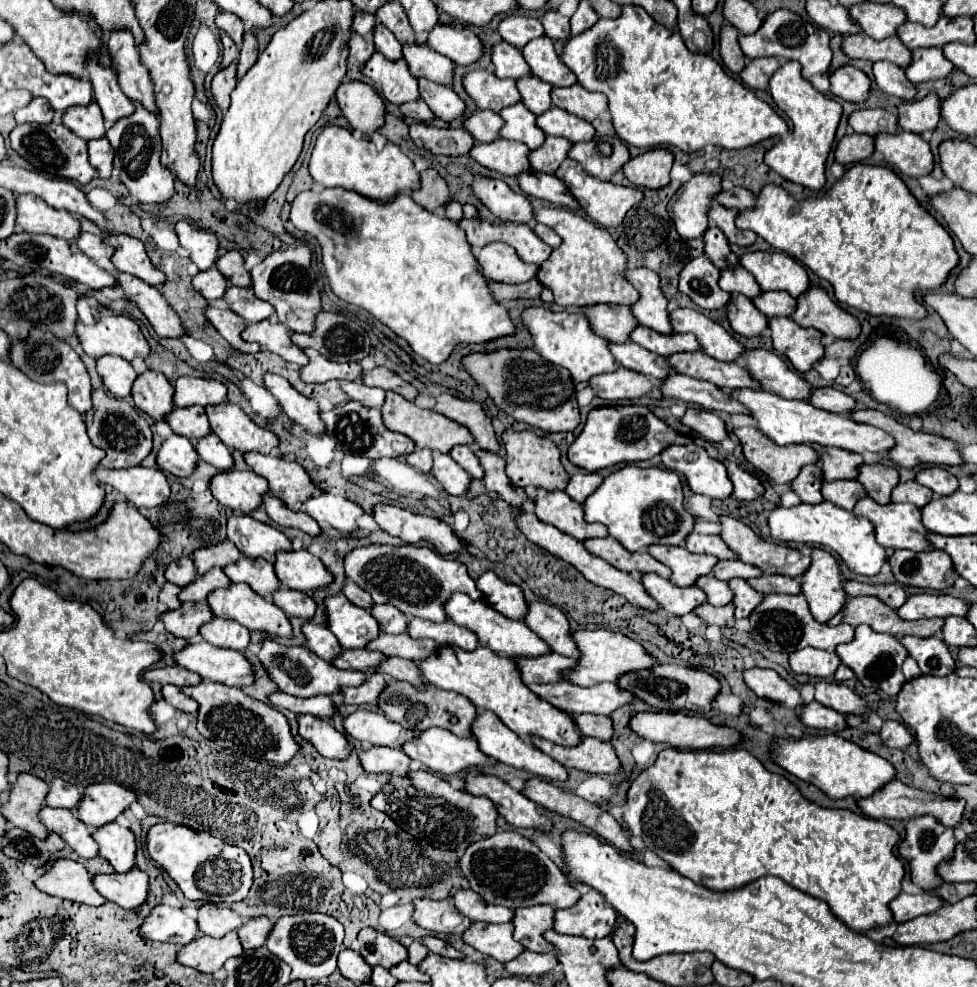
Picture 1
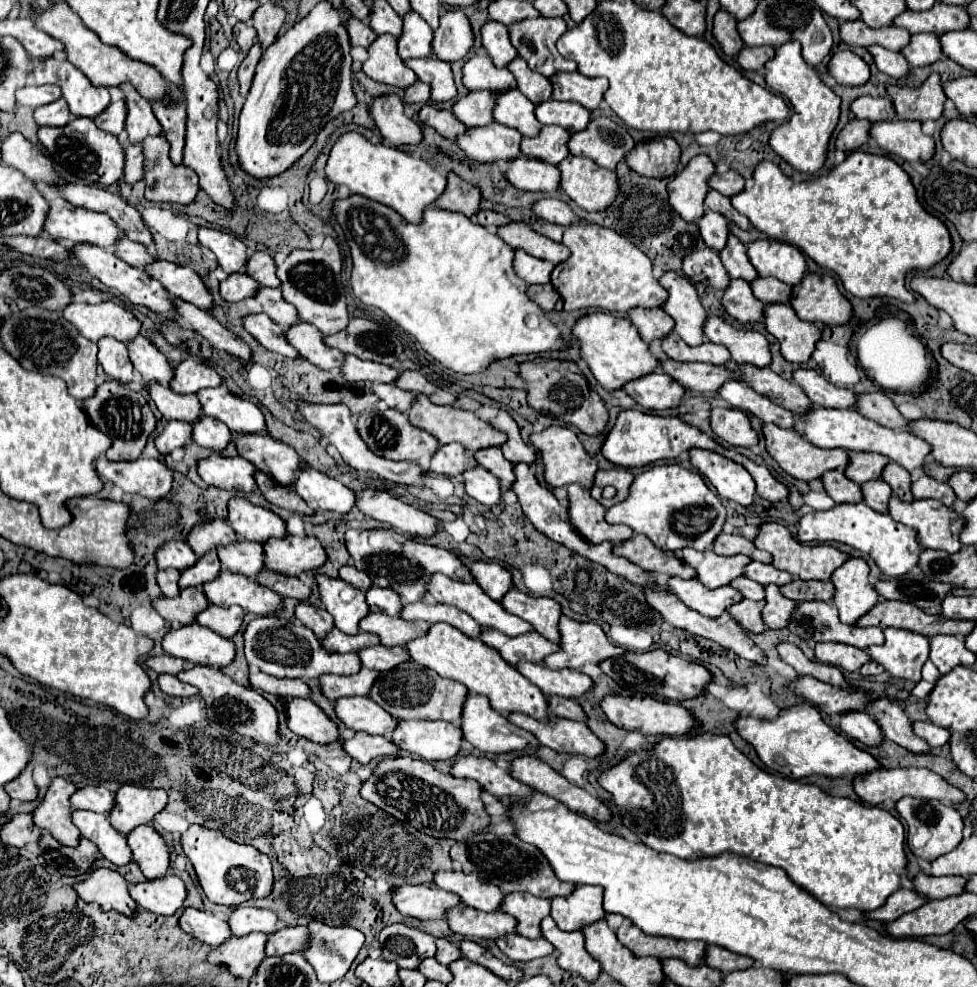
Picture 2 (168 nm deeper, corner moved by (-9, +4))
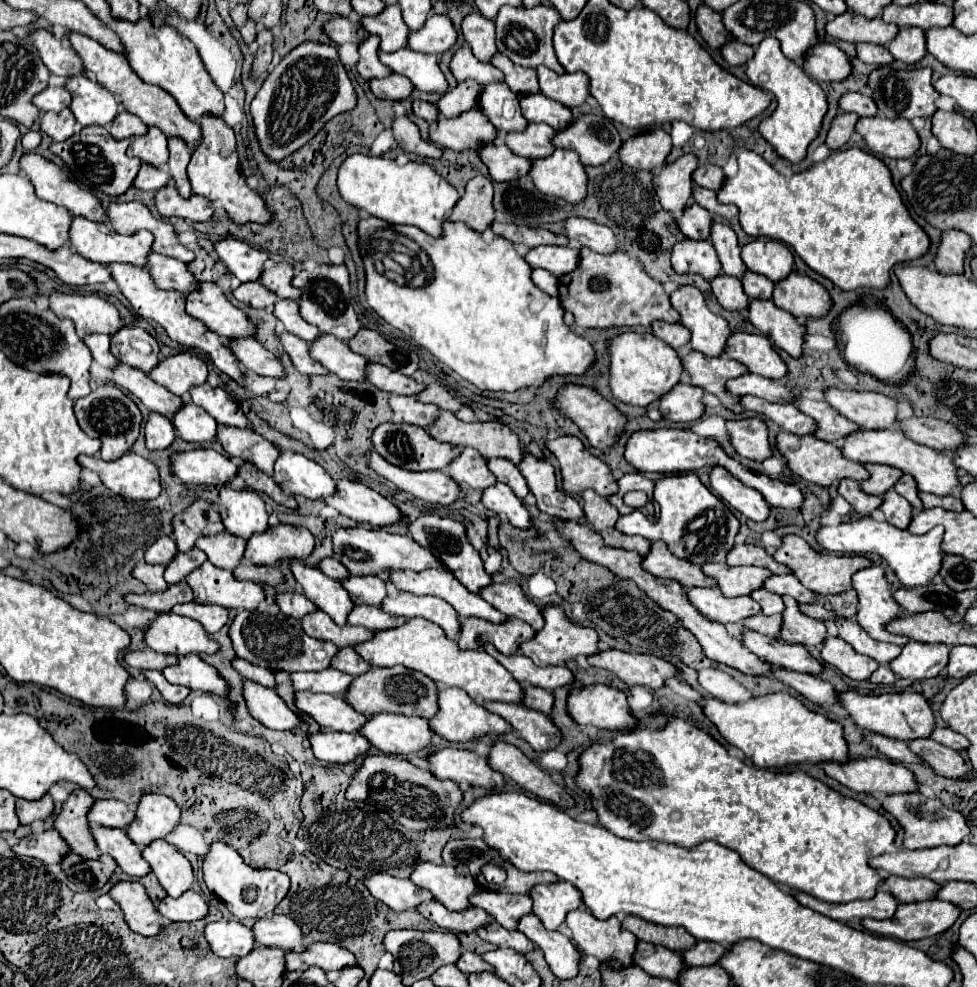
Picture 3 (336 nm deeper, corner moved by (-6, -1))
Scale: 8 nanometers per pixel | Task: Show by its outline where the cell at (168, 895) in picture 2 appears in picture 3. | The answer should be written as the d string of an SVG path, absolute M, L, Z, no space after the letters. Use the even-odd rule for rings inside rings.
M188 890L178 898L166 896L158 900L156 910L170 922L190 922L190 920L200 920L208 914L208 902L200 894Z

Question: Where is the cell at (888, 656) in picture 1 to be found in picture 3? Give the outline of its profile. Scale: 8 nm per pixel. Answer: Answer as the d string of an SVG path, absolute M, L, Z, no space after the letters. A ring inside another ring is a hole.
M908 640L902 646L902 654L890 662L890 670L898 678L922 680L934 678L942 672L948 660L948 648L944 644L924 644Z

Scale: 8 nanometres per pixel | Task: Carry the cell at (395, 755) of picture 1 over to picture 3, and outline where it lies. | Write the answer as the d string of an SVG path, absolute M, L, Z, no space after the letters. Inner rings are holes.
M318 732L310 736L310 744L314 756L330 764L350 764L370 750L364 736L348 732Z

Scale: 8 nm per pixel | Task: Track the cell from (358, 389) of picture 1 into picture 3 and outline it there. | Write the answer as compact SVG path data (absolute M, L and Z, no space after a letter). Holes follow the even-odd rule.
M390 394L388 402L390 402L392 412L398 414L398 418L402 418L406 424L416 424L422 428L426 428L434 420L434 416L438 414L438 406L424 404L416 396Z

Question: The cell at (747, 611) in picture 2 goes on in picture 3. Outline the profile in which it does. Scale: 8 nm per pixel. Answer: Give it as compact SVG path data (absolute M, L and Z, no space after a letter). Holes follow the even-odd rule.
M756 614L756 616L748 616L742 620L742 624L748 630L754 630L758 634L766 634L766 636L778 636L780 632L780 616L764 616L764 614Z

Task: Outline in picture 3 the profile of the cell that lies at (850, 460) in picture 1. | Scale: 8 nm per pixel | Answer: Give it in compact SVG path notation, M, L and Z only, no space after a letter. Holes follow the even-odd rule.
M864 464L864 468L870 472L870 478L860 482L860 488L866 494L882 496L902 476L902 470L892 468L892 466L884 466L884 464Z

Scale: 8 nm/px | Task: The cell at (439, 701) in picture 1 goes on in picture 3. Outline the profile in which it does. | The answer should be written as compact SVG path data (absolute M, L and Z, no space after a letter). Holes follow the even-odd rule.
M404 666L392 668L372 668L370 672L354 678L350 692L346 692L346 702L350 702L364 716L374 714L402 714L402 716L422 716L434 718L438 714L438 686L434 680L422 672L408 670Z

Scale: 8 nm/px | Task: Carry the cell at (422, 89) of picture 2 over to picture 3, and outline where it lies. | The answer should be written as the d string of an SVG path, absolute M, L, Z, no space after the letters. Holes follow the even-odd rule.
M394 72L382 80L370 80L370 90L376 98L396 102L396 100L410 98L414 92L414 84L410 80L406 80L406 76Z

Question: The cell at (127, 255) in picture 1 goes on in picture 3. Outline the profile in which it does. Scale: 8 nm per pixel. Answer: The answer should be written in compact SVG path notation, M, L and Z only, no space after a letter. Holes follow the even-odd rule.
M198 282L198 288L186 294L186 312L224 338L246 338L254 334L254 324L248 322L240 308L226 300L214 282Z

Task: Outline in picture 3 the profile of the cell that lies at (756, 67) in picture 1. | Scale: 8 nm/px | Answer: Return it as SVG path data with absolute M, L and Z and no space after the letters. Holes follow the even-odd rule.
M730 40L730 44L722 48L722 56L730 66L744 66L754 56L754 48L748 44L738 44L736 40Z

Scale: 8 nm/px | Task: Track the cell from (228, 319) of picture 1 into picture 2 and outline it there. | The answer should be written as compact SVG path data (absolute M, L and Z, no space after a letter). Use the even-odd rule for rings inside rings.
M261 313L261 315L249 315L249 317L243 319L243 323L245 323L245 329L247 329L265 349L269 349L269 351L273 351L273 353L281 353L281 355L285 355L285 357L289 357L289 359L301 357L301 355L297 353L297 349L293 349L293 347L289 345L289 341L285 339L285 331L283 331L277 323L273 323L273 319L269 319L265 313Z

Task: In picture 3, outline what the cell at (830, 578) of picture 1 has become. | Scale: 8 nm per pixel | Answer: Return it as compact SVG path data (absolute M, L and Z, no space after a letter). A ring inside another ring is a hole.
M868 566L852 576L852 588L858 594L858 612L856 622L860 628L874 640L896 642L898 646L906 644L908 638L890 634L884 628L886 622L900 616L900 606L894 602L892 592L888 592L888 582L880 566Z

